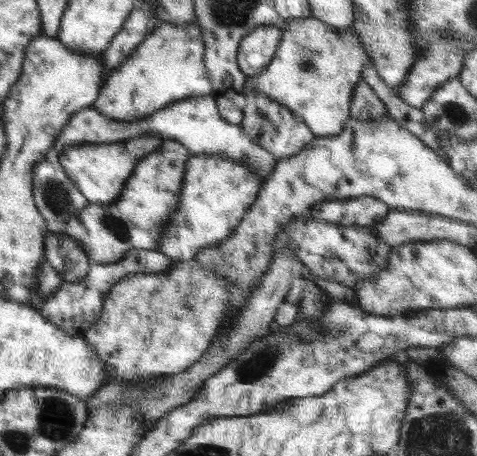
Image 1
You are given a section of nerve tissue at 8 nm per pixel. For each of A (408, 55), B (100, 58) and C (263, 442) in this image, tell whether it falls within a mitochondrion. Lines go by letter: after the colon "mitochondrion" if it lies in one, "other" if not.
A: other
B: other
C: other

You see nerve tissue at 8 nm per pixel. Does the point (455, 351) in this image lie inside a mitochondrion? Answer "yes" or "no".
no

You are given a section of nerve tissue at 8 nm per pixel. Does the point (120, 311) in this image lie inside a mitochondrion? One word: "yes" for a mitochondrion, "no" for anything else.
no

